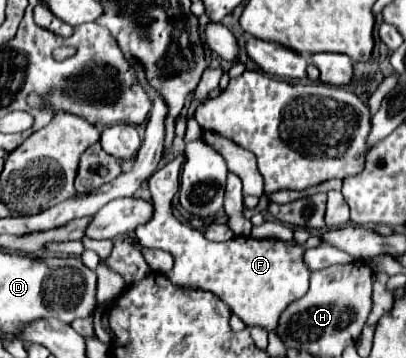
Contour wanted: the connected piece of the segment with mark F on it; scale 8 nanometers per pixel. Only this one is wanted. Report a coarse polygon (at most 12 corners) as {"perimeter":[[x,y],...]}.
{"perimeter":[[184,155],[149,177],[143,249],[167,277],[213,291],[247,327],[277,327],[309,289],[295,241],[207,241],[175,219]]}

